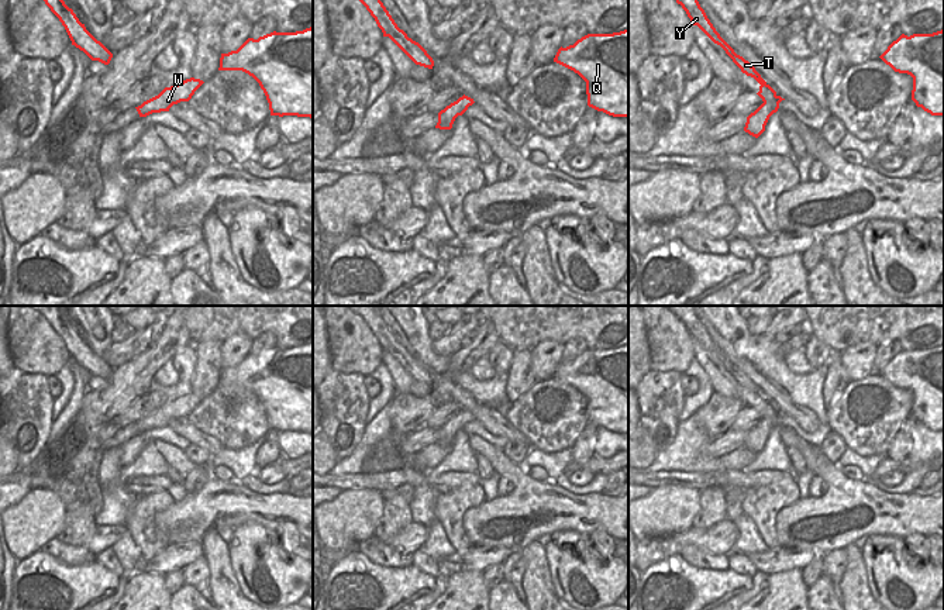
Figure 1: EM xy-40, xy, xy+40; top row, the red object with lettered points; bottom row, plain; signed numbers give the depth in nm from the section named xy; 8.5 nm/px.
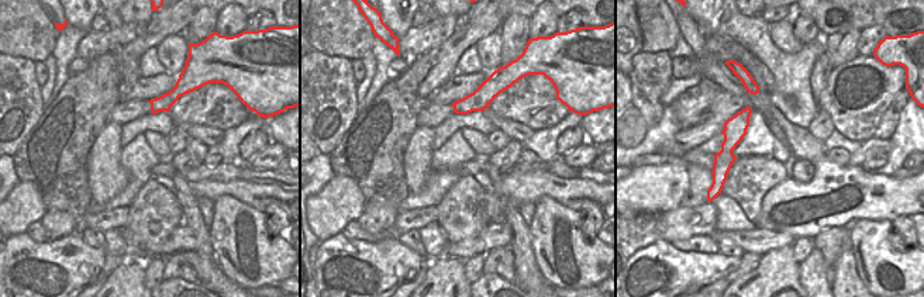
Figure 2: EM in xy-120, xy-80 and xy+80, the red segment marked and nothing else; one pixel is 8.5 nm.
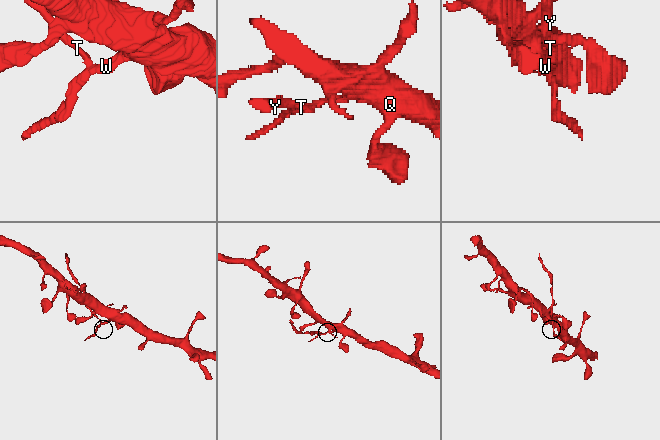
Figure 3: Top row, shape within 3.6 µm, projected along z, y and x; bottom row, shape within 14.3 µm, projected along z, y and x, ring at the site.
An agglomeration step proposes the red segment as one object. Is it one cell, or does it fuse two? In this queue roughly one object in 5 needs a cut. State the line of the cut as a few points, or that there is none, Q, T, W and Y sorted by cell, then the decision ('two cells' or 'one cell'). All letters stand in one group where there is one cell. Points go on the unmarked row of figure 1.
cut xy+40 (778, 412), (775, 416), (764, 417); groups Q W / T Y; two cells

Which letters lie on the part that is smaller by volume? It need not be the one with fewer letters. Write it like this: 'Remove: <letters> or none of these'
Remove: T, Y.

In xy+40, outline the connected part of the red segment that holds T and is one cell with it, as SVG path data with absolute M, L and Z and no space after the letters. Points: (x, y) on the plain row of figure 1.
M664 306L678 320L686 327L693 341L697 341L714 359L720 361L726 369L733 375L733 378L741 385L747 392L754 393L761 402L757 409L762 417L776 417L776 407L761 393L754 382L750 380L743 372L737 371L734 365L720 352L710 335L707 334L704 325L697 317L697 310L695 306Z

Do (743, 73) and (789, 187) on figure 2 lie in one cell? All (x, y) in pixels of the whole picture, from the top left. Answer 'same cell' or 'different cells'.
different cells

